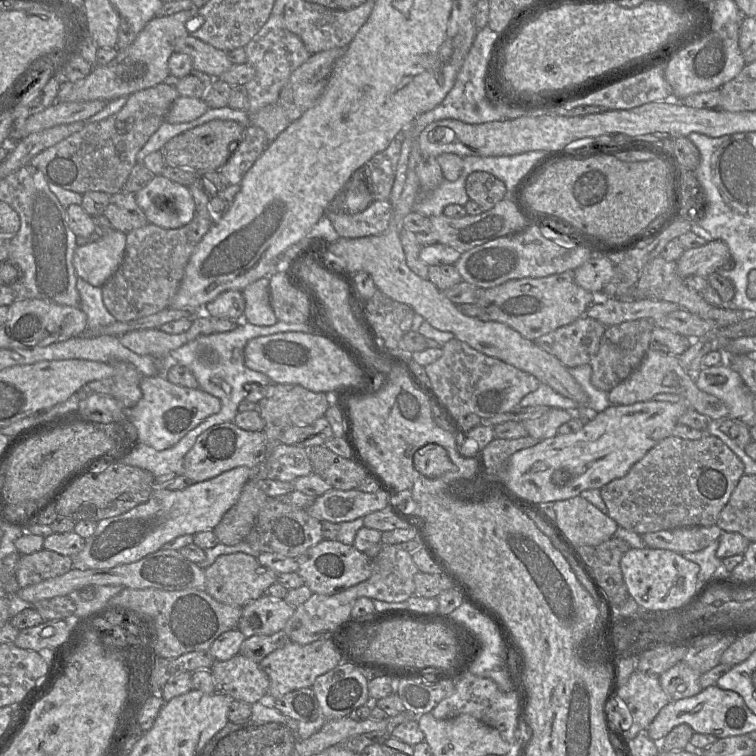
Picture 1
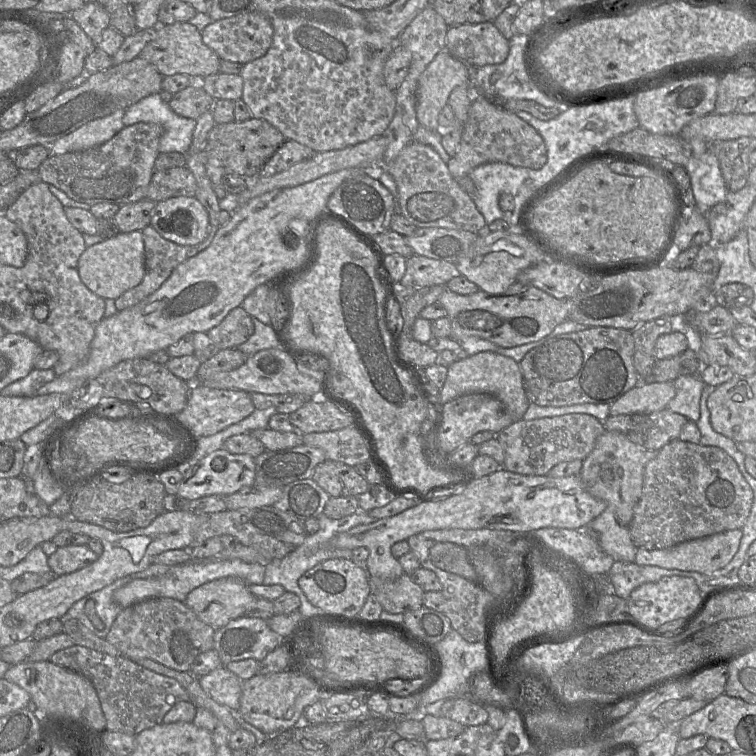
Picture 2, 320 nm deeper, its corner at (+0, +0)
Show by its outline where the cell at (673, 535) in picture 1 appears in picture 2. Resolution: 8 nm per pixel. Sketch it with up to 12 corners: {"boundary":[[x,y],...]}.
{"boundary":[[742,529],[664,549],[635,563],[711,575],[739,549]]}

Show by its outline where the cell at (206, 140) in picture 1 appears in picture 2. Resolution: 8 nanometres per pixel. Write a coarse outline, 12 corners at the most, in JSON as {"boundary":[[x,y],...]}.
{"boundary":[[263,119],[216,124],[207,160],[252,180],[285,140]]}

